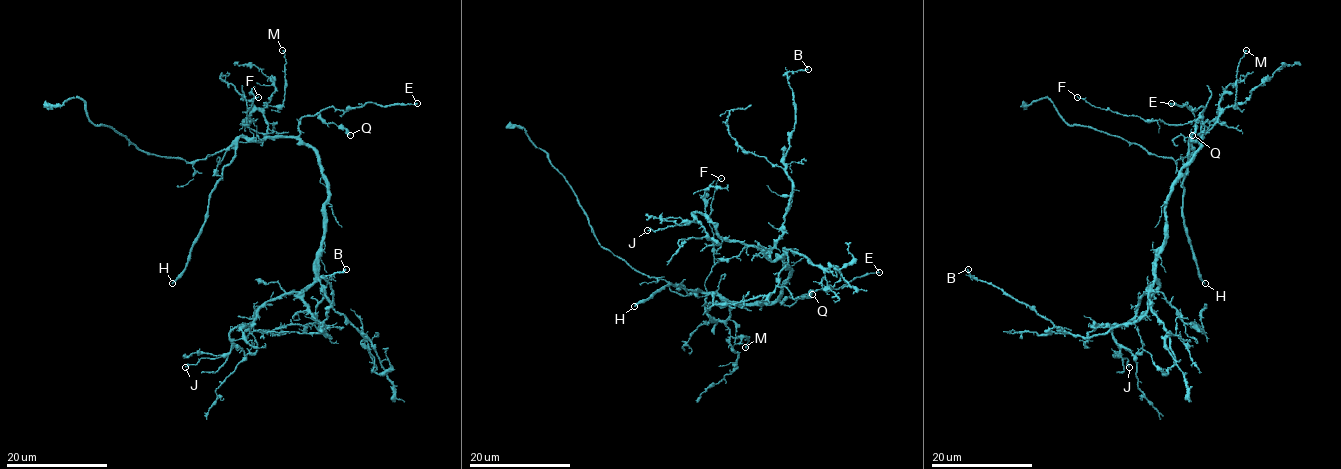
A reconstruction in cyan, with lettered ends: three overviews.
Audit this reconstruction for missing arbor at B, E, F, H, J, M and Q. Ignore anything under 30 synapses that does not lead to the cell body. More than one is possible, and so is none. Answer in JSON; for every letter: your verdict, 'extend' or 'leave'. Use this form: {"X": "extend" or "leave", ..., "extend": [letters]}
{"B": "leave", "E": "leave", "F": "leave", "H": "extend", "J": "leave", "M": "leave", "Q": "leave", "extend": ["H"]}

